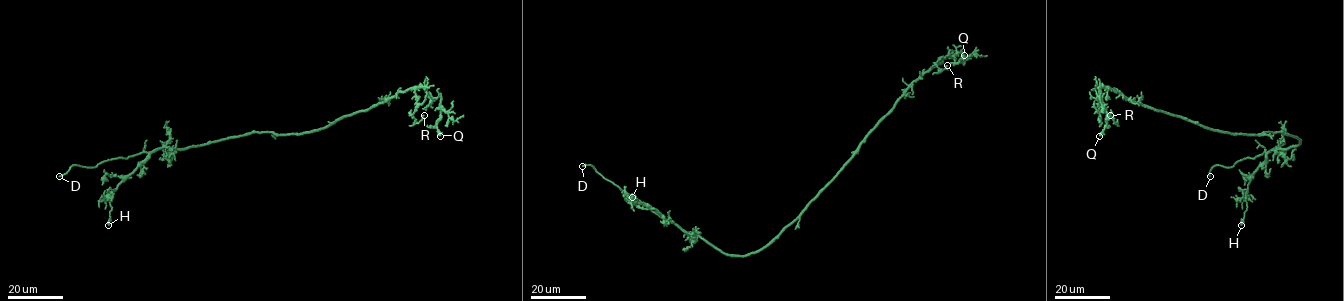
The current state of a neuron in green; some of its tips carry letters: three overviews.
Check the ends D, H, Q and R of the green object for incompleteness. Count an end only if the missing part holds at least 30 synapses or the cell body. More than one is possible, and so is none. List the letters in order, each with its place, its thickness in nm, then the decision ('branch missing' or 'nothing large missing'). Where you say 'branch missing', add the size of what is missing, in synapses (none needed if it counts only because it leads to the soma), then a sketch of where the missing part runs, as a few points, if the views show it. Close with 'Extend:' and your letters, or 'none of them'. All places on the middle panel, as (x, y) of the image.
D: place (582, 166); calibre 130 nm; branch missing; course (582, 166), (575, 179)
H: place (632, 197); calibre 120 nm; nothing large missing
Q: place (964, 55); calibre 200 nm; nothing large missing
R: place (947, 65); calibre 130 nm; nothing large missing
Extend: D

